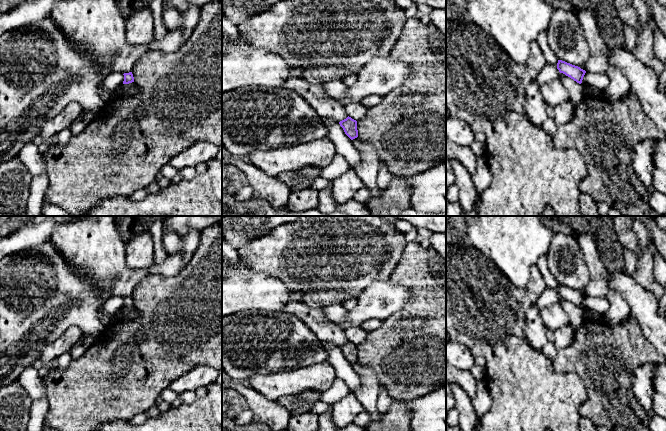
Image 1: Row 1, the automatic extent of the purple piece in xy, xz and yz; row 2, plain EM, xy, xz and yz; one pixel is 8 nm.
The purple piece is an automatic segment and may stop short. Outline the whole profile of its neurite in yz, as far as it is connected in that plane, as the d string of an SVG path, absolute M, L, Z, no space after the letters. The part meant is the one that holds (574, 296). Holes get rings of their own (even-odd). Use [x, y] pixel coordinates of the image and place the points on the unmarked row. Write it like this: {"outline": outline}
{"outline": "M558 284L557 293L560 297L565 298L566 300L570 301L579 308L582 307L583 301L586 297L586 295L581 293L580 291L562 284Z"}

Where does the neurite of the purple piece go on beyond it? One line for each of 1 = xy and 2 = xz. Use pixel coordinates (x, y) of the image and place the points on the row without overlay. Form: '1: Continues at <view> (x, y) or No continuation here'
1: No continuation here
2: No continuation here

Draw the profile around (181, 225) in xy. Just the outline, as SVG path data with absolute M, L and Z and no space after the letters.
M167 216L163 220L163 234L173 231L182 237L192 229L201 233L221 219L222 216Z

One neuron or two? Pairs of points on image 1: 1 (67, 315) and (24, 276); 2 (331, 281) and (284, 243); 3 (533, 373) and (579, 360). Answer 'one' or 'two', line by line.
1: one
2: one
3: two

